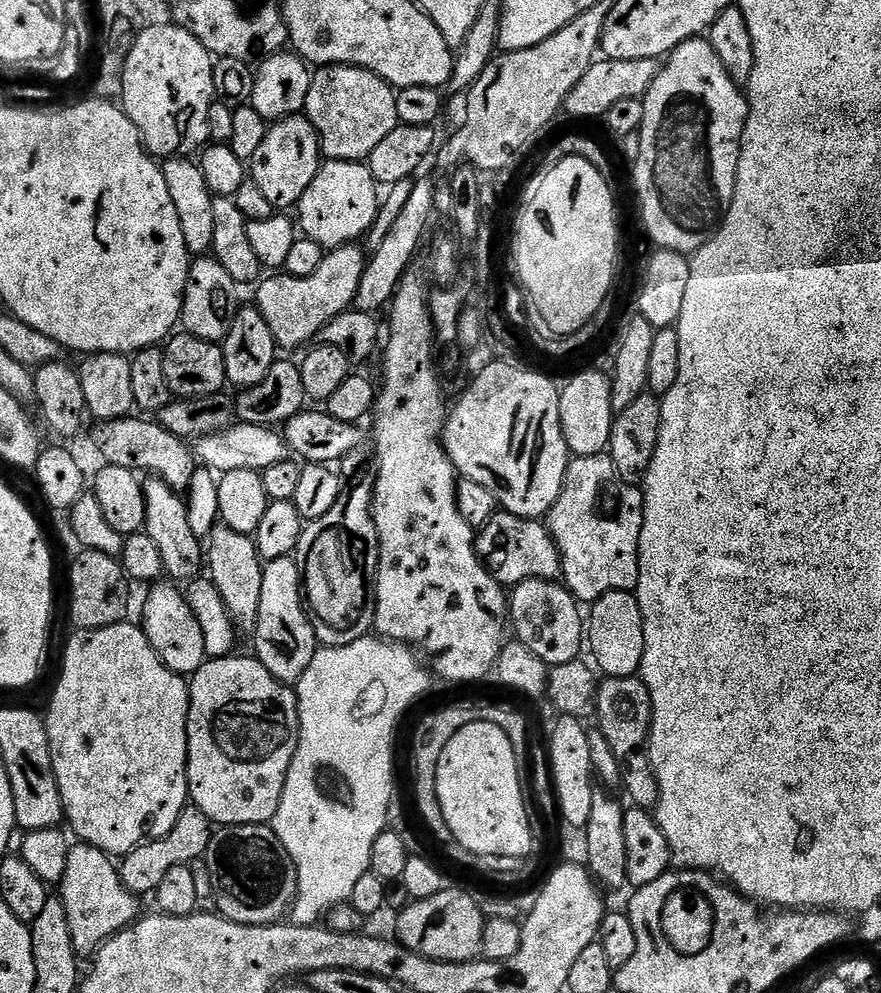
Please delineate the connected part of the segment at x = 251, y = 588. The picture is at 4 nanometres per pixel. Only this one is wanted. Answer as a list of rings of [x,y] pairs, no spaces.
[[[217,522],[206,537],[206,572],[214,586],[218,586],[218,594],[222,594],[222,602],[226,602],[226,610],[237,633],[255,633],[264,573],[264,564],[256,549],[255,539],[246,534],[238,534],[238,530],[230,530],[230,526]]]

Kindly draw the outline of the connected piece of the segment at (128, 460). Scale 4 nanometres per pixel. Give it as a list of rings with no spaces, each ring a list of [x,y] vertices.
[[[133,418],[106,420],[97,427],[100,429],[96,432],[96,444],[100,447],[101,454],[105,456],[103,459],[114,466],[130,468],[140,474],[145,474],[144,472],[152,472],[148,474],[165,480],[165,482],[176,492],[181,494],[187,493],[191,479],[198,467],[198,461],[194,455],[193,449],[189,447],[185,441],[180,440],[174,434],[167,432],[158,422],[152,421],[151,424],[151,422],[148,421],[151,419],[148,418],[140,418],[144,420],[132,419]]]

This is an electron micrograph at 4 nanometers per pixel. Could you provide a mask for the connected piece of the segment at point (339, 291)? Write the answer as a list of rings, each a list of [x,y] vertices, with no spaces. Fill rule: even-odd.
[[[344,244],[331,249],[325,255],[322,266],[318,266],[318,270],[309,276],[265,275],[255,285],[254,304],[262,318],[266,318],[266,326],[270,326],[277,345],[281,349],[300,348],[308,343],[311,345],[334,317],[349,311],[358,294],[358,282],[362,282],[365,263],[366,252],[364,256],[360,246]]]

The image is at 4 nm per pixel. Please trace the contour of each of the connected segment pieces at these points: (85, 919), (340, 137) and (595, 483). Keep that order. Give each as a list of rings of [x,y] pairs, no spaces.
[[[76,842],[68,849],[66,874],[58,885],[58,899],[66,906],[66,918],[70,922],[70,938],[74,938],[74,950],[81,957],[91,957],[101,944],[116,935],[122,928],[135,924],[142,909],[137,893],[122,882],[119,867],[113,857],[83,842]]]
[[[349,64],[320,66],[312,73],[310,94],[306,94],[303,115],[314,126],[320,139],[320,151],[328,160],[367,161],[368,156],[399,126],[397,89],[378,74]]]
[[[601,454],[599,456],[572,456],[568,462],[566,478],[562,482],[562,494],[558,494],[558,502],[548,512],[546,527],[548,533],[554,538],[554,542],[560,551],[560,569],[562,580],[569,592],[576,597],[581,605],[591,606],[598,598],[602,598],[611,592],[632,592],[638,582],[638,566],[640,565],[640,535],[642,534],[642,522],[644,521],[644,494],[637,485],[628,484],[618,474],[611,455]]]

